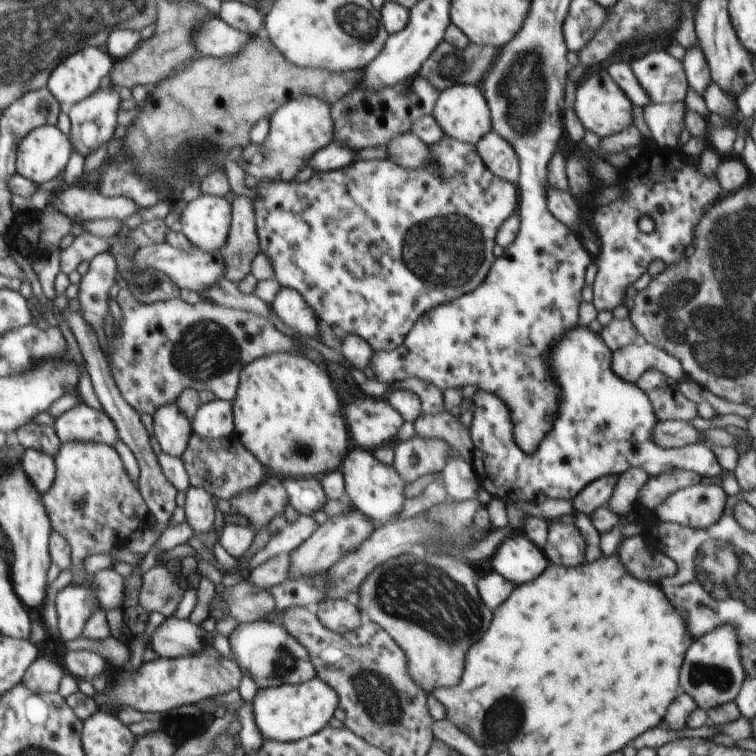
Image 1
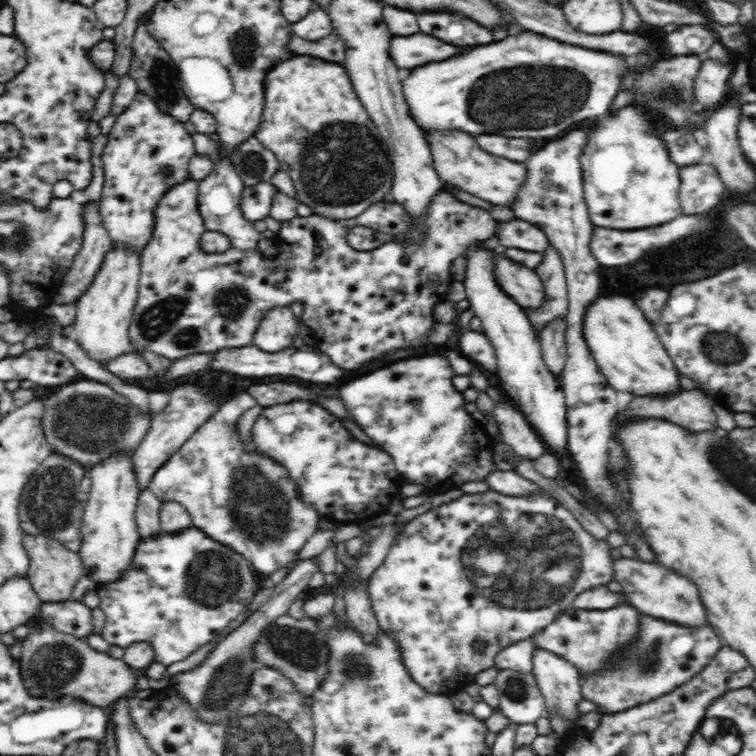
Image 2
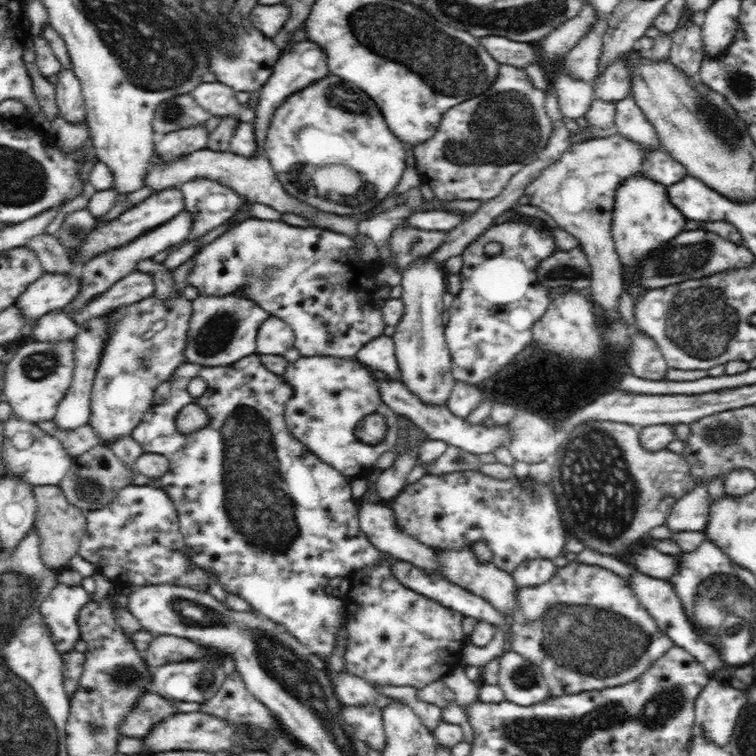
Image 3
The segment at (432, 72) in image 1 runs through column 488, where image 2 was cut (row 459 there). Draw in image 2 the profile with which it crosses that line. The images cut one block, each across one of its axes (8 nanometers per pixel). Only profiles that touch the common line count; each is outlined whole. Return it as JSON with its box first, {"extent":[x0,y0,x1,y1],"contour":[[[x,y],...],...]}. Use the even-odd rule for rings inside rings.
{"extent":[19,453,88,553],"contour":[[[52,453],[40,463],[32,474],[19,502],[21,529],[32,536],[48,536],[62,543],[66,549],[78,553],[82,546],[80,527],[83,515],[83,503],[76,498],[77,487],[82,478],[87,477],[88,469],[70,458]]]}

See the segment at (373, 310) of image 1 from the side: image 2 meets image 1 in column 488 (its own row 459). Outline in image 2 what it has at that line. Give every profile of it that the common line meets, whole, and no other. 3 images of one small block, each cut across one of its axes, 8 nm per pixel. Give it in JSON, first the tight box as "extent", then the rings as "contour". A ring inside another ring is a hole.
{"extent":[149,391,322,574],"contour":[[[242,391],[242,394],[236,394],[229,401],[223,402],[219,410],[200,428],[197,432],[182,446],[181,450],[178,450],[177,454],[174,454],[170,461],[166,462],[164,466],[154,474],[151,479],[149,488],[150,492],[162,503],[170,502],[170,500],[175,500],[179,502],[186,508],[190,518],[192,519],[192,524],[194,527],[199,528],[202,532],[205,532],[214,541],[220,542],[224,546],[228,546],[231,550],[238,552],[241,556],[244,556],[246,561],[250,561],[256,573],[262,574],[272,574],[275,570],[280,570],[284,566],[294,566],[298,562],[298,554],[301,548],[306,544],[306,538],[310,538],[314,534],[314,530],[317,530],[317,524],[322,516],[319,515],[317,510],[313,508],[308,508],[304,502],[300,502],[300,494],[298,494],[298,488],[296,484],[288,478],[286,470],[282,466],[278,466],[276,462],[272,462],[270,458],[266,456],[260,456],[260,453],[254,452],[256,447],[248,454],[243,449],[243,444],[240,444],[238,440],[237,423],[238,419],[248,410],[257,406],[256,399],[252,398],[250,394],[246,394],[247,391]]]}

